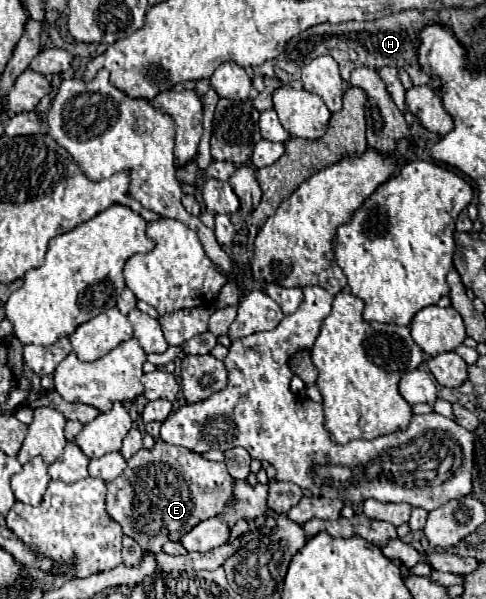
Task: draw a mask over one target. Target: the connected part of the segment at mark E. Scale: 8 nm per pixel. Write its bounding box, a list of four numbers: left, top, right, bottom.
[107,441,235,553]

